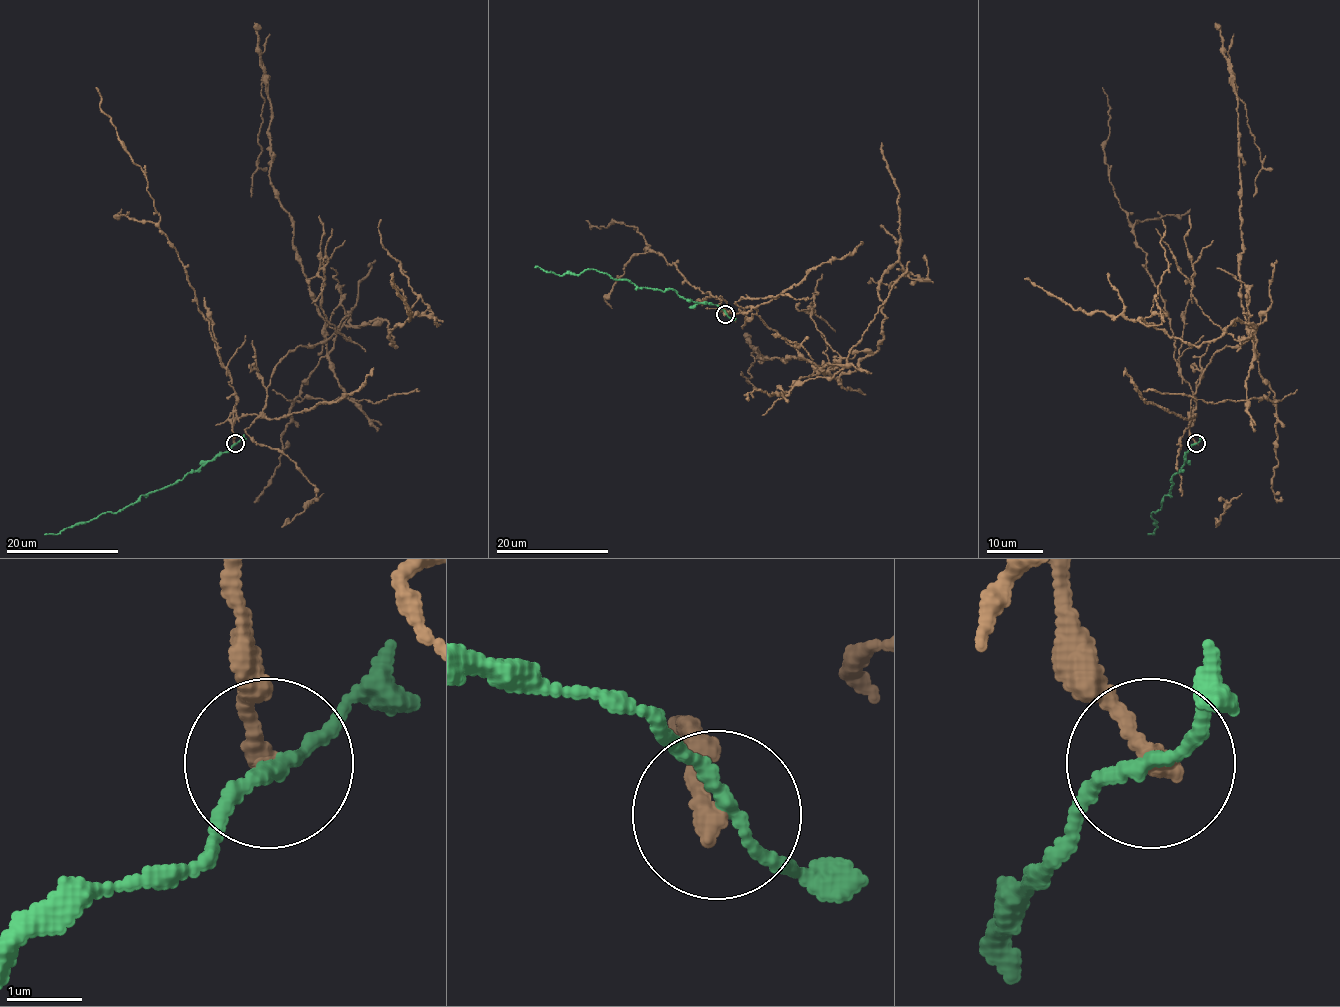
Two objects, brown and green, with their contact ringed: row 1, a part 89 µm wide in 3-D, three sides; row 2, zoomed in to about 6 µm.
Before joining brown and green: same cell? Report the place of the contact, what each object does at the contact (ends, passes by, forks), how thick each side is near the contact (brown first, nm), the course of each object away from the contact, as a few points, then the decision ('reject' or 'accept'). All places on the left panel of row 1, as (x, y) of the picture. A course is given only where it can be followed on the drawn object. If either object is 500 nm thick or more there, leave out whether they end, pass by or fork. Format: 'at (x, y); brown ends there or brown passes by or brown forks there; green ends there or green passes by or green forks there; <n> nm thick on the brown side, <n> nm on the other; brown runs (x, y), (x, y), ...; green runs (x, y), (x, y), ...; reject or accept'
at (235, 443); brown ends there; green passes by; 280 nm thick on the brown side, 160 nm on the other; brown runs (235, 444), (232, 424), (262, 414), (274, 366), (326, 338), (269, 177), (263, 80), (251, 196); green runs (235, 444), (229, 451), (218, 453), (172, 484), (147, 493), (117, 512), (100, 514), (58, 533), (44, 535); reject

